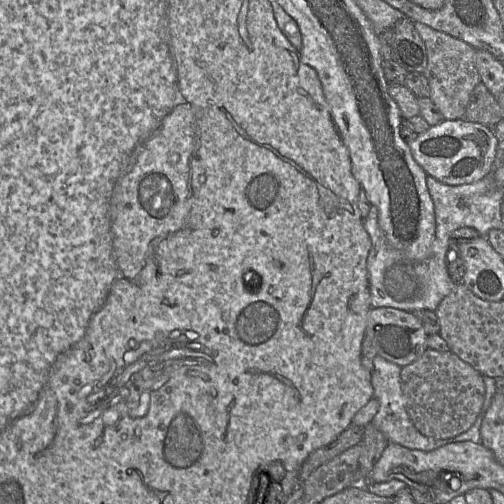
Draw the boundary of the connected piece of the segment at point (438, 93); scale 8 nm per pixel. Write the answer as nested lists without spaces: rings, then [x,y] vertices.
[[[414,22],[414,25],[426,47],[427,67],[423,74],[429,83],[429,98],[439,109],[444,120],[462,119],[471,94],[481,81],[475,65],[477,49],[463,40],[435,30],[423,23]]]

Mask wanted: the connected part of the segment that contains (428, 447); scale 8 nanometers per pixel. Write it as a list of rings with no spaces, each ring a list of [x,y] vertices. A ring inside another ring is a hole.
[[[376,355],[376,357],[373,359],[372,362],[373,362],[373,371],[372,371],[371,382],[374,389],[373,398],[376,398],[378,400],[379,410],[375,415],[375,417],[372,419],[371,423],[386,436],[389,443],[395,443],[408,449],[422,450],[425,452],[433,451],[449,443],[456,443],[463,441],[471,441],[477,444],[482,443],[480,435],[481,424],[486,414],[486,411],[489,409],[491,405],[492,398],[497,391],[495,383],[496,380],[494,378],[483,376],[483,381],[486,390],[484,403],[472,427],[470,427],[470,429],[468,429],[466,432],[461,433],[460,435],[457,435],[453,438],[434,439],[426,437],[423,434],[421,434],[416,429],[407,413],[406,398],[402,390],[401,377],[400,377],[402,367],[384,359],[379,355]]]

